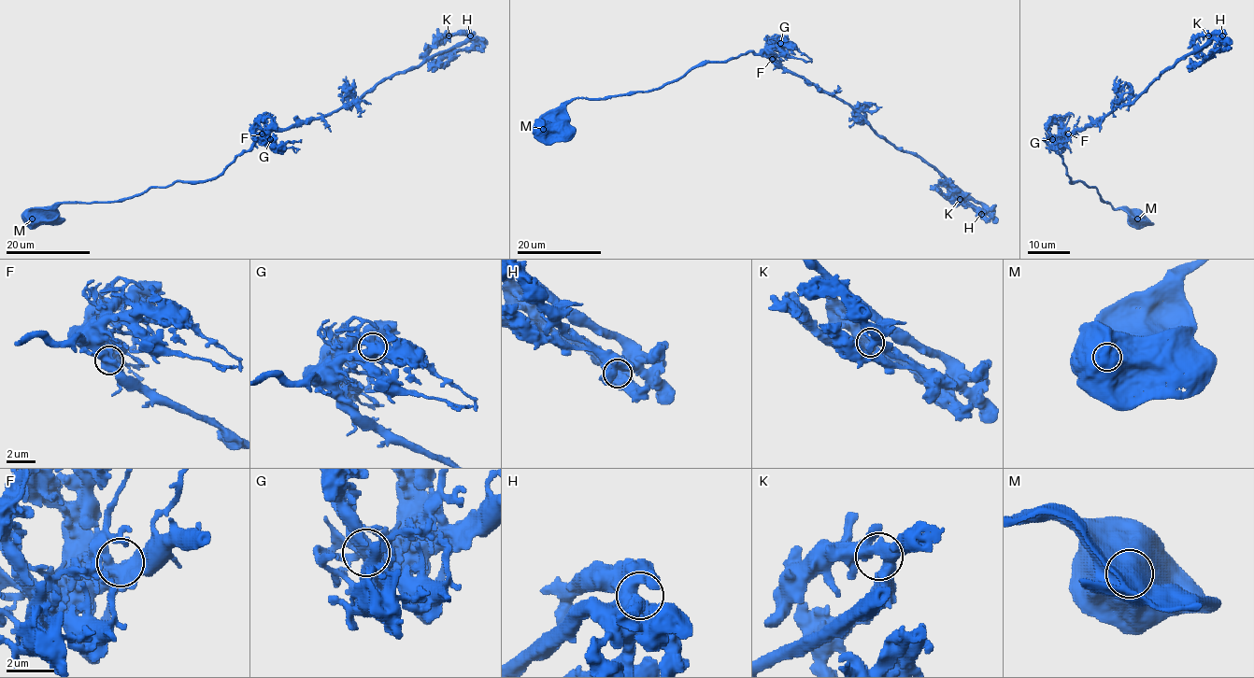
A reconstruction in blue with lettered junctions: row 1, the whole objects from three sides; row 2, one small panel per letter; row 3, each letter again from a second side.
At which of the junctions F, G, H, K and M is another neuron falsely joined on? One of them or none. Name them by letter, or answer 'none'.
none

